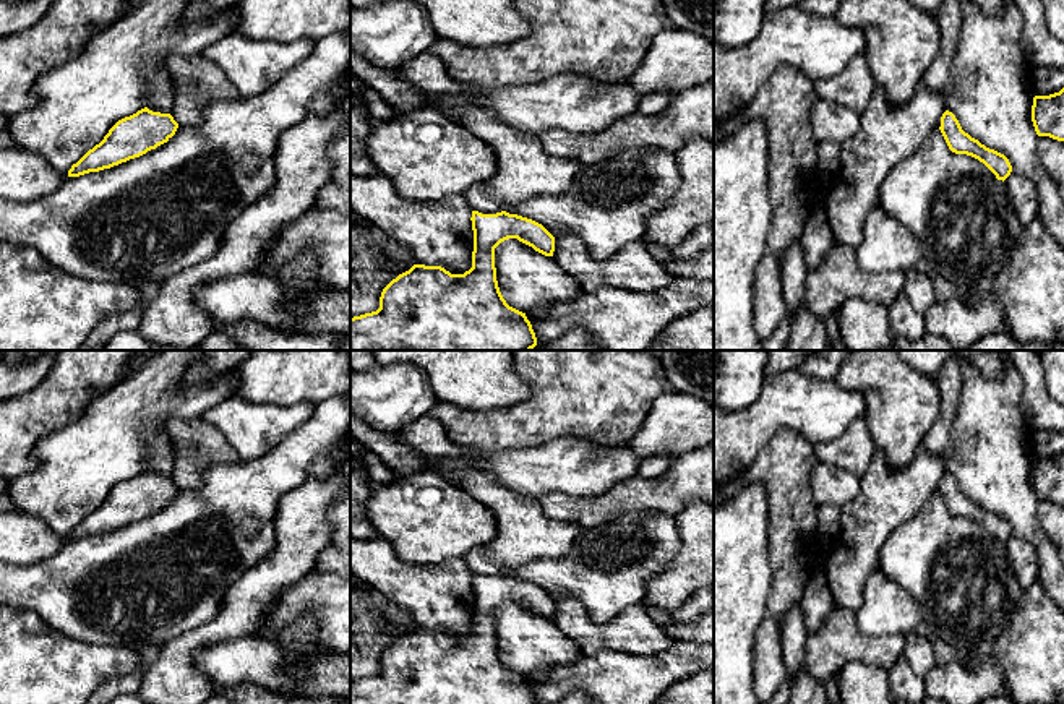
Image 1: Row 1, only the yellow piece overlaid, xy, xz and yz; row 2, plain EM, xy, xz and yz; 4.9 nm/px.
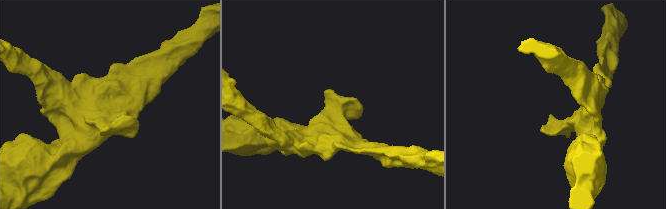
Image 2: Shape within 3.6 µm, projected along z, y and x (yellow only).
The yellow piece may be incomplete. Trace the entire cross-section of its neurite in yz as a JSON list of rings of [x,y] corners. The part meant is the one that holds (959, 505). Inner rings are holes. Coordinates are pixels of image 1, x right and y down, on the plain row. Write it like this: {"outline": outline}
{"outline": [[[946,474],[942,477],[939,493],[952,516],[978,522],[998,543],[1004,545],[1010,539],[1012,529],[1009,522],[965,496],[952,475]]]}

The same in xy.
{"outline": [[[144,470],[118,483],[99,508],[71,529],[68,540],[99,535],[139,521],[167,506],[177,492],[178,487],[170,477],[152,475]]]}

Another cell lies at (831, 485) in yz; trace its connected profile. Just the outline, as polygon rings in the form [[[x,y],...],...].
[[[817,462],[811,474],[816,506],[830,504],[842,508],[858,495],[860,487],[861,479],[858,475],[826,462]]]

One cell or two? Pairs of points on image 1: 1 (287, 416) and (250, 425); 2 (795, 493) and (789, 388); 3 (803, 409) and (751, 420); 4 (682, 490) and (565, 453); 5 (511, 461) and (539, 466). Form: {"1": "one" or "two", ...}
{"1": "one", "2": "two", "3": "one", "4": "two", "5": "one"}

